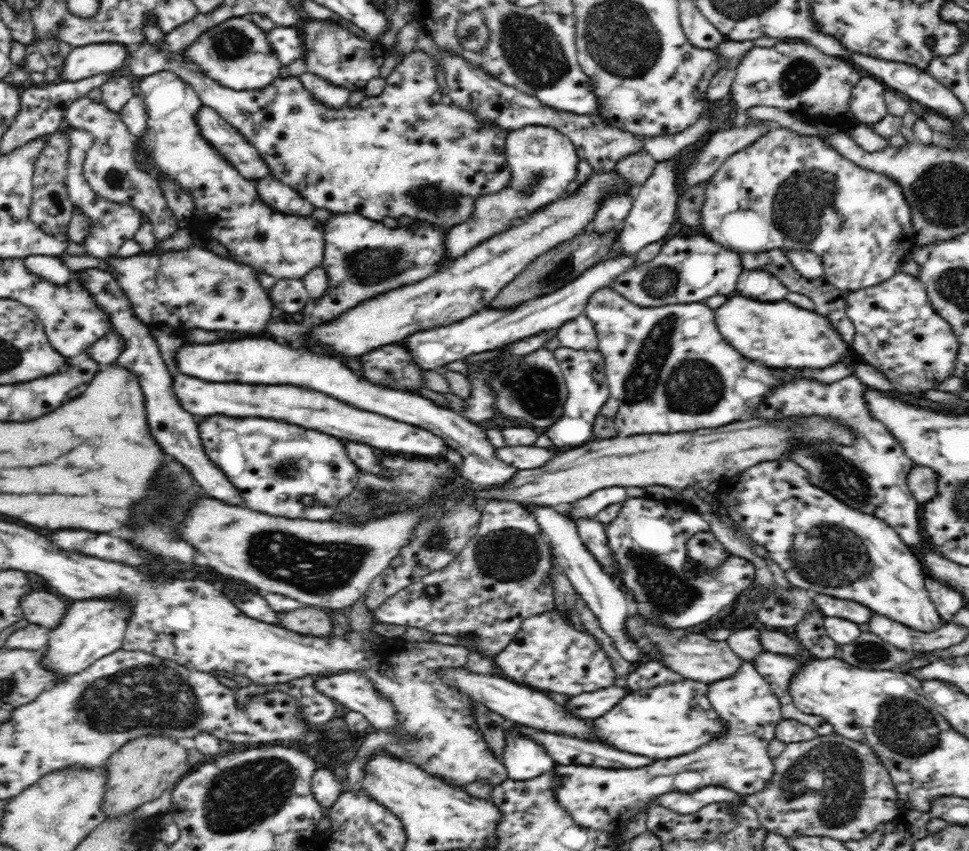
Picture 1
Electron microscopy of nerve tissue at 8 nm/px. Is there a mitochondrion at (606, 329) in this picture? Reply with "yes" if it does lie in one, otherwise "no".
no

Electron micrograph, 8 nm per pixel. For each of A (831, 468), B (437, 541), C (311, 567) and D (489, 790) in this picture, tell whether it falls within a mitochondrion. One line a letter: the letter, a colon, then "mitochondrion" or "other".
A: mitochondrion
B: mitochondrion
C: mitochondrion
D: other

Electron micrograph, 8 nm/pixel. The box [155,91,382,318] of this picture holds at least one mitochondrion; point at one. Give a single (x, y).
(286, 289)

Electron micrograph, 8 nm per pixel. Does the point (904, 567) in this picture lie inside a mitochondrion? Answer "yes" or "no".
no

